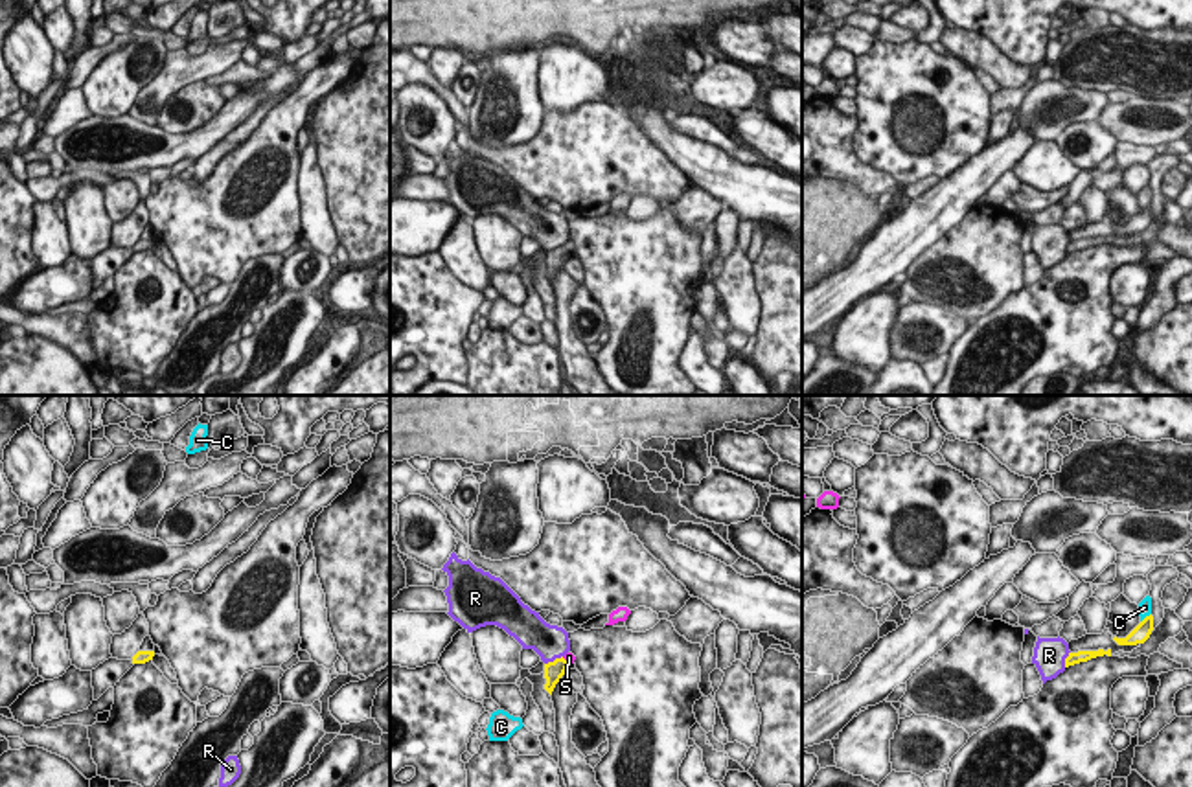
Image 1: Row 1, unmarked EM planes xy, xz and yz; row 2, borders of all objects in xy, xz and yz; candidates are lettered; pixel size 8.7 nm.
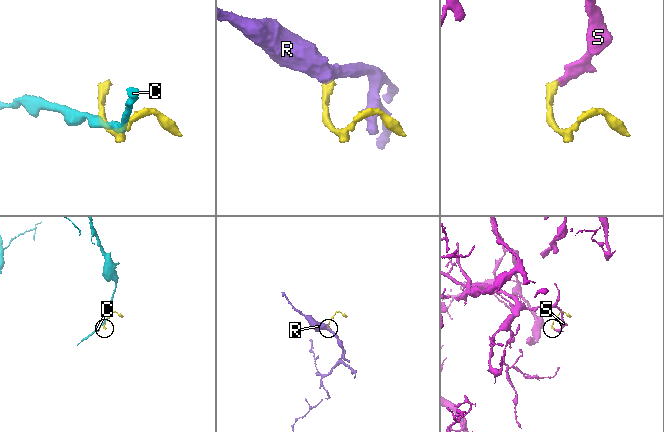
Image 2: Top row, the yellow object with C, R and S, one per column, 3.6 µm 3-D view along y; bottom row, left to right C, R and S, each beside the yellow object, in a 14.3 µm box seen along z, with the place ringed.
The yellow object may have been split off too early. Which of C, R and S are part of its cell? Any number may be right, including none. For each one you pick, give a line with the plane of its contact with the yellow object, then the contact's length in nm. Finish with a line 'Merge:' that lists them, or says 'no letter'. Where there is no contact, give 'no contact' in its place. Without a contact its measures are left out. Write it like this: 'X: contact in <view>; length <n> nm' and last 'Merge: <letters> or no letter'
S: contact in xz; length 110 nm
Merge: S

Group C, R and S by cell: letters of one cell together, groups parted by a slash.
C / R / S

